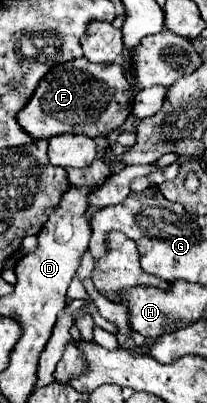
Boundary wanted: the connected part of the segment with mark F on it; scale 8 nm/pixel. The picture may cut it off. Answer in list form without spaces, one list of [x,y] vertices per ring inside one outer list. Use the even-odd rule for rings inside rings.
[[[82,57],[60,63],[48,71],[28,101],[28,107],[20,111],[20,125],[34,139],[50,139],[60,133],[80,133],[92,139],[106,137],[126,121],[130,111],[122,109],[124,103],[128,103],[128,83],[124,83],[124,71],[120,71],[120,65],[96,65]]]

